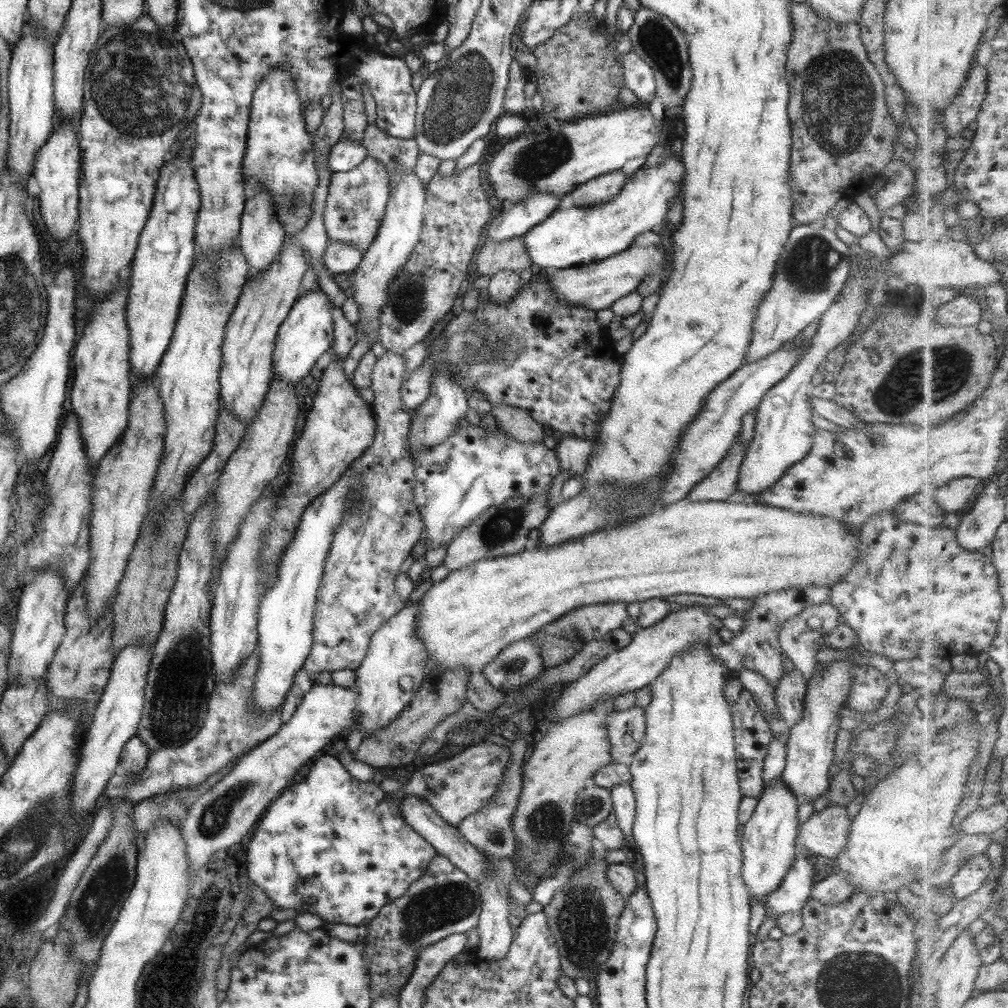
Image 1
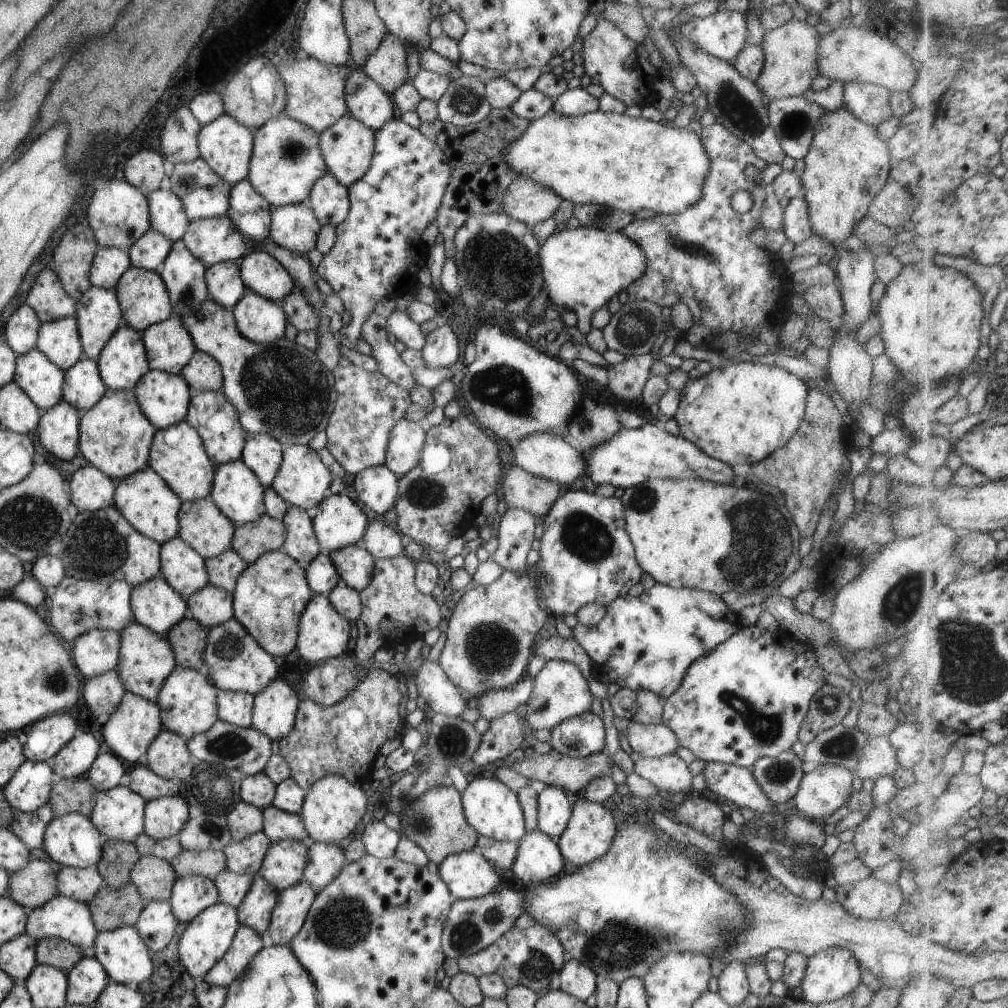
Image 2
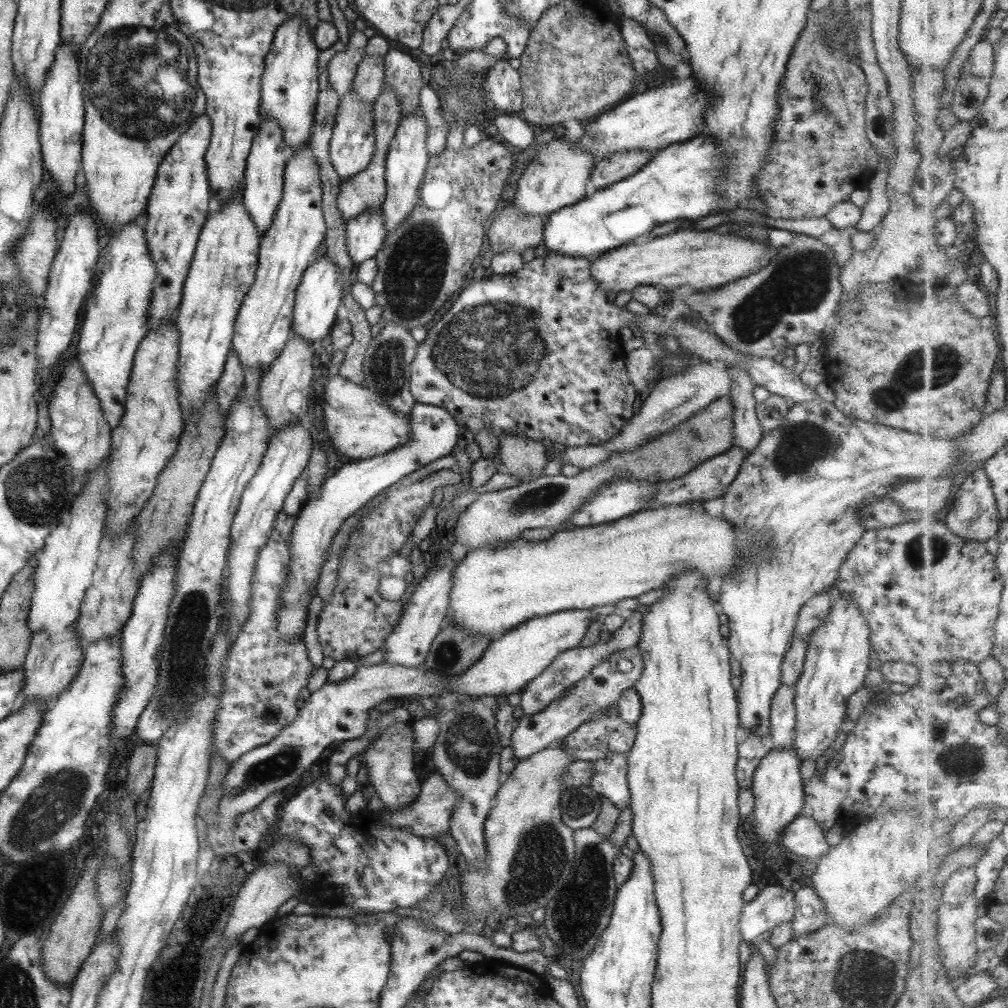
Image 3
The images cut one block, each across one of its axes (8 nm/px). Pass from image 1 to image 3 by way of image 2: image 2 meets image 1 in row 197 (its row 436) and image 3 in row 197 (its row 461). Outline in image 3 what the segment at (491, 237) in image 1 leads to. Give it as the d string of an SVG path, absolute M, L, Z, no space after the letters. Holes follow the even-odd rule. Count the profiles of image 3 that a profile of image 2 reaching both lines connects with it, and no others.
M553 138L537 152L533 162L525 168L523 174L517 174L517 180L513 180L516 186L513 204L517 213L527 217L548 216L585 198L586 182L591 178L595 160L586 153L578 152L572 142Z

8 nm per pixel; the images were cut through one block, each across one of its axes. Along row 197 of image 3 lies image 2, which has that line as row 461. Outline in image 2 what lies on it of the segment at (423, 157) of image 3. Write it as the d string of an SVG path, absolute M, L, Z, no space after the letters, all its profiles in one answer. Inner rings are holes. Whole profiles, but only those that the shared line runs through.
M399 419L389 430L384 465L398 477L419 462L426 427L422 422Z

